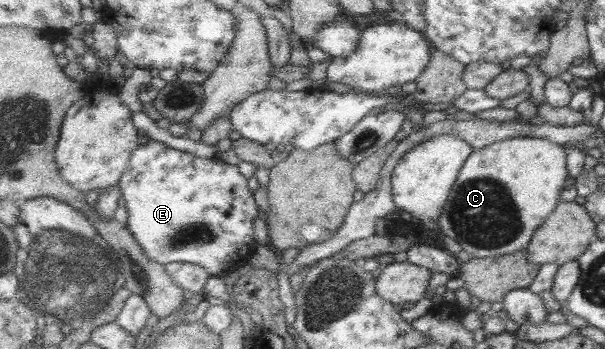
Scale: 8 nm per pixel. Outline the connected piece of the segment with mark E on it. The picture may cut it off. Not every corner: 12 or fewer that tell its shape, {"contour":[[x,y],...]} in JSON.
{"contour":[[149,139],[120,180],[149,258],[247,270],[239,165]]}

